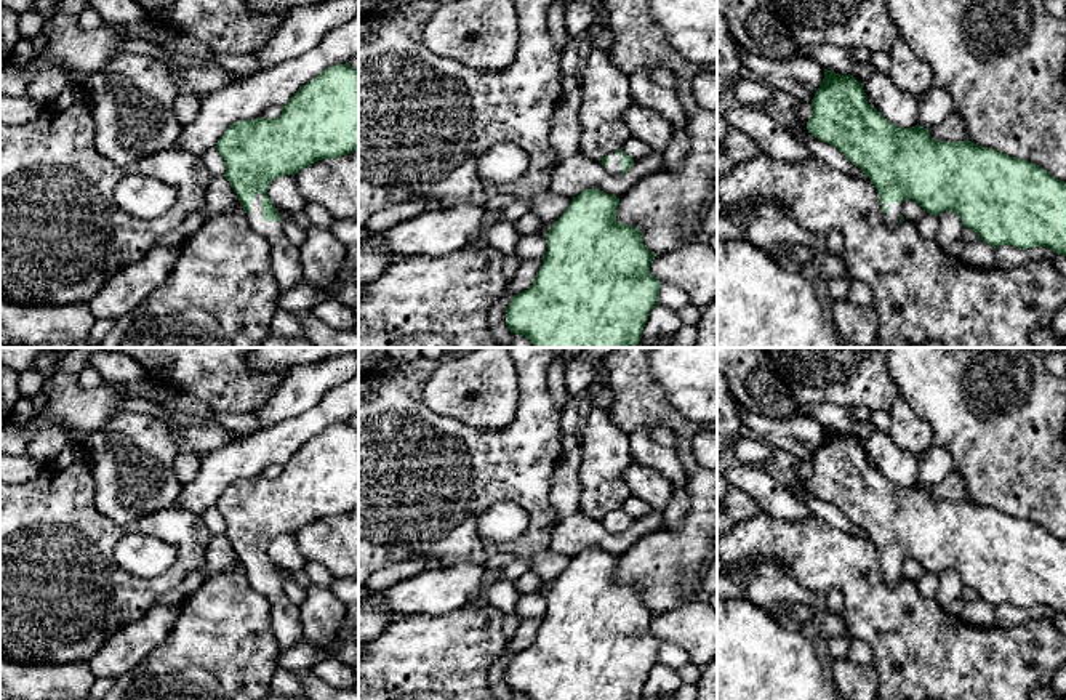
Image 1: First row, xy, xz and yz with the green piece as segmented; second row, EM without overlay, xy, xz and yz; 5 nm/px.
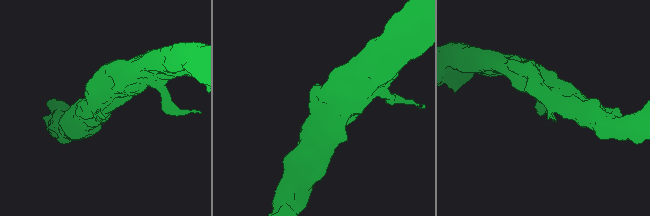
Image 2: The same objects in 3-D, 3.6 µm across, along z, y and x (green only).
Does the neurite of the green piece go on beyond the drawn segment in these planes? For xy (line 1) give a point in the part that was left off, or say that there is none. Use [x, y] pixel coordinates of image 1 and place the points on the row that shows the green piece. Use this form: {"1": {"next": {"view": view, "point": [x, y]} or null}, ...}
{"1": {"next": {"view": "xy", "point": [285, 261]}}}

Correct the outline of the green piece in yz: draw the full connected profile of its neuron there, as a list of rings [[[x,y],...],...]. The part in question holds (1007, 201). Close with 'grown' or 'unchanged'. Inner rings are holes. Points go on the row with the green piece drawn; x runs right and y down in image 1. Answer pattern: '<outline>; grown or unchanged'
[[[824,69],[812,107],[808,133],[832,144],[863,170],[879,192],[887,226],[893,227],[904,221],[901,203],[912,199],[936,216],[954,211],[964,227],[973,229],[978,239],[994,248],[1047,247],[1066,256],[1066,183],[1042,167],[968,139],[935,141],[919,123],[912,128],[896,127],[868,103],[863,83],[853,75]]]; grown

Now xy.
[[[349,62],[325,69],[295,93],[277,119],[238,120],[218,139],[216,149],[226,165],[224,176],[243,205],[250,226],[271,243],[271,266],[280,293],[296,287],[303,282],[299,250],[287,239],[267,187],[274,179],[295,176],[319,160],[359,151],[359,70]]]; grown

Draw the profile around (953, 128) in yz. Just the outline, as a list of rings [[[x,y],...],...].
[[[952,112],[941,125],[928,130],[928,133],[935,141],[956,143],[967,139],[965,122],[957,112]]]

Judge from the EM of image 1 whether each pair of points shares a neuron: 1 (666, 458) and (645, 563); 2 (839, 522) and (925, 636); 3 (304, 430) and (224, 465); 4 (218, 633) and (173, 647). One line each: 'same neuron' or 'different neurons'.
1: different neurons
2: different neurons
3: same neuron
4: same neuron

